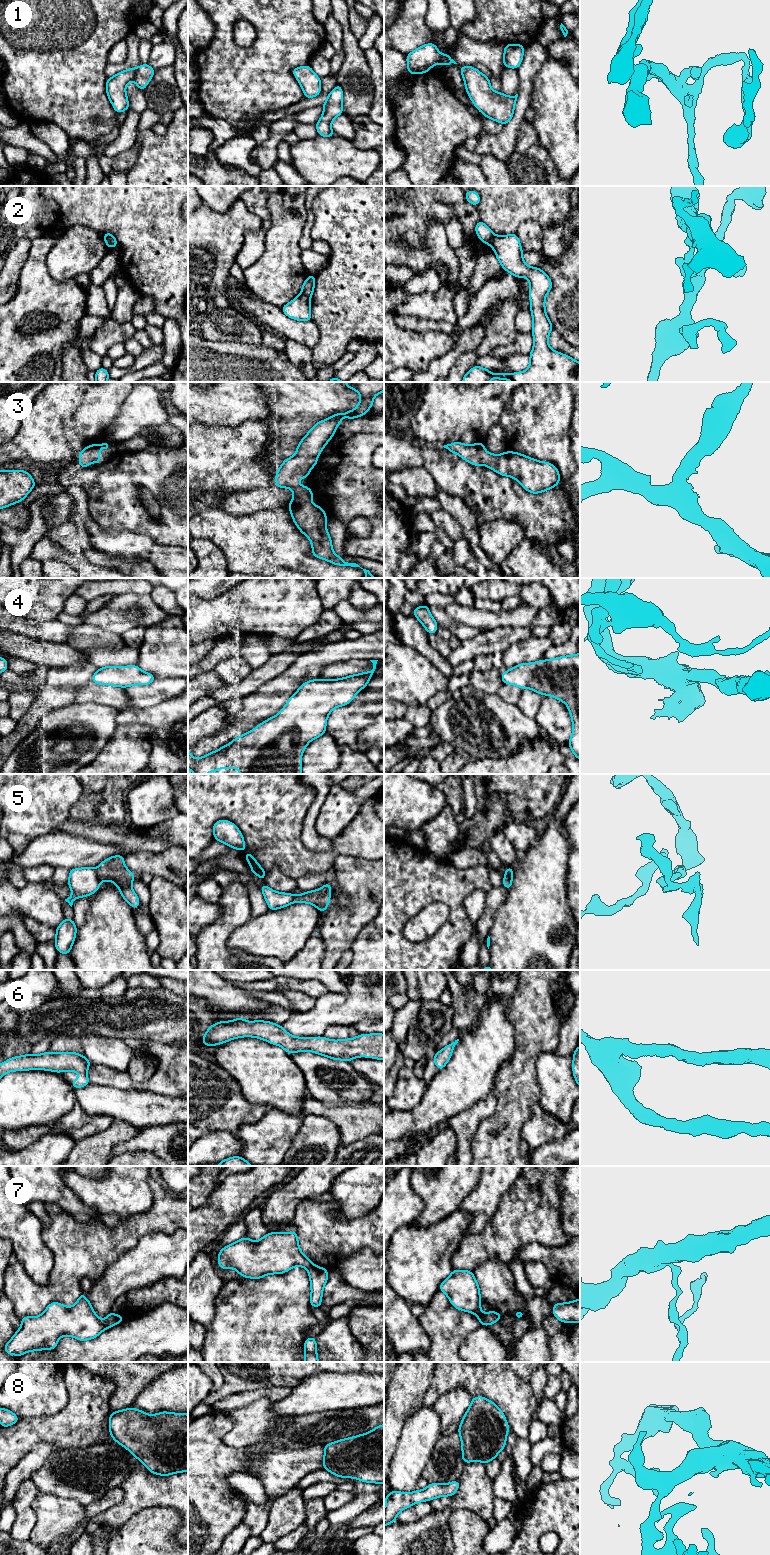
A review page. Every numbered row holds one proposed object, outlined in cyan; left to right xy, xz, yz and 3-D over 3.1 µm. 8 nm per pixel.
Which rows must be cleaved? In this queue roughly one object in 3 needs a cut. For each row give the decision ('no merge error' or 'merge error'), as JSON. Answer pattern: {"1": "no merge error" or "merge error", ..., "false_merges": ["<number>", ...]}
{"1": "no merge error", "2": "merge error", "3": "no merge error", "4": "no merge error", "5": "merge error", "6": "no merge error", "7": "merge error", "8": "no merge error", "false_merges": ["2", "5", "7"]}

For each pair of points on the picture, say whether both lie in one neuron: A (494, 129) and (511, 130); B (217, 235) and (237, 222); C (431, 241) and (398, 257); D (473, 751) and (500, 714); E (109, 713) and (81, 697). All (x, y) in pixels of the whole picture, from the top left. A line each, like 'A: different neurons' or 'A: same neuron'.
A: different neurons
B: same neuron
C: same neuron
D: same neuron
E: different neurons

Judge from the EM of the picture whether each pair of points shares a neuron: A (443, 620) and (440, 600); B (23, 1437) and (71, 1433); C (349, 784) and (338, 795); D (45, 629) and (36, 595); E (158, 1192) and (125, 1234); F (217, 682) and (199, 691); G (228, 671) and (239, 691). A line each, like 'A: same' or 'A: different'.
A: different
B: same
C: different
D: different
E: same
F: same
G: different

